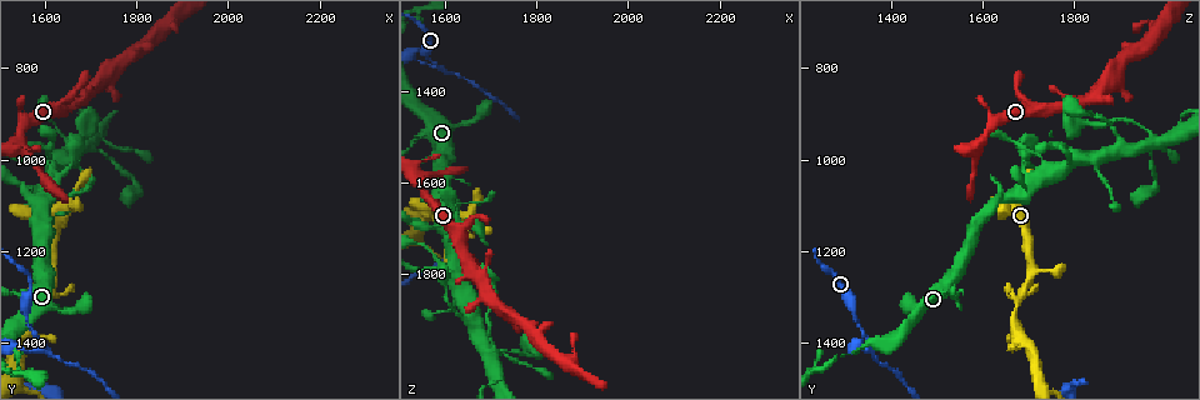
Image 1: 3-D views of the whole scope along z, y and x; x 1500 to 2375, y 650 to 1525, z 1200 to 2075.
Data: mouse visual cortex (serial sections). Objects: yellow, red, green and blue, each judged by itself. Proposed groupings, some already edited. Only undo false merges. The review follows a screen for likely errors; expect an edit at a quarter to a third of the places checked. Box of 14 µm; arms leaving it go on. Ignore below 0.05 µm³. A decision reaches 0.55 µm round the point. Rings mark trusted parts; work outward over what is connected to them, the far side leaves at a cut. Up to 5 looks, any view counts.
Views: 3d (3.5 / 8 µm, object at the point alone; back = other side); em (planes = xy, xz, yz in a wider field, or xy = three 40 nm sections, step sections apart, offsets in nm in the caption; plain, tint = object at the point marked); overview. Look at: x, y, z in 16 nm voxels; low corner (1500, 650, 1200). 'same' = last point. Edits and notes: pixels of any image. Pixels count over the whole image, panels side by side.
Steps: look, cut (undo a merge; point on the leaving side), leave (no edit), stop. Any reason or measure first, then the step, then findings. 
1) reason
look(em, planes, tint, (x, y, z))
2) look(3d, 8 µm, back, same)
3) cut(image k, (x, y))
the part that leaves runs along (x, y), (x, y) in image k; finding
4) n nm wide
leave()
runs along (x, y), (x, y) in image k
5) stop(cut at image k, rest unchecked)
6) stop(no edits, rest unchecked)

abrupt turn
look(em, xy, step 2, tint, (1585, 1405, 1350))

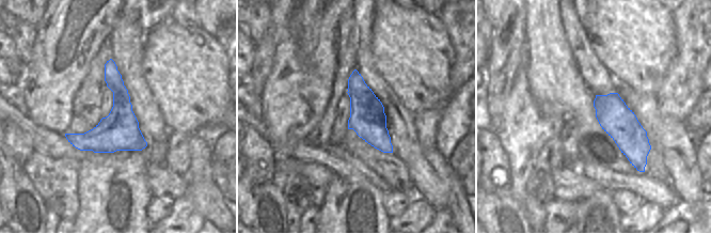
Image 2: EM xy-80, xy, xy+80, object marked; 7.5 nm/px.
look(3d, 3.5 µm, same)

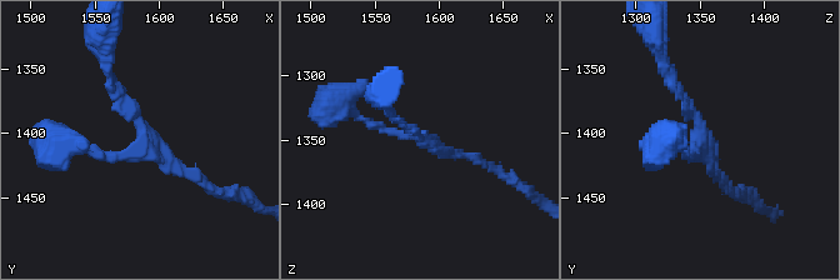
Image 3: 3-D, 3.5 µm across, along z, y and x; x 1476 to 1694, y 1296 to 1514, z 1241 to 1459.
arms of 100, 150, 150 nm
leave()
runs along (109, 74), (144, 139), (105, 158), (75, 143) in image 3; one cell here

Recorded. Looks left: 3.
arms run side by side
look(3d, 3.5 µm, (1620, 995, 1805))

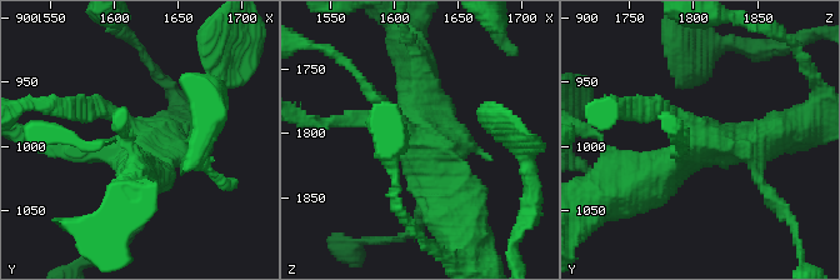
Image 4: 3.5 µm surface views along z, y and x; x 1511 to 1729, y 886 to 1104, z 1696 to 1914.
now the EM
look(em, xy, step 2, tint, (1624, 998, 1804))

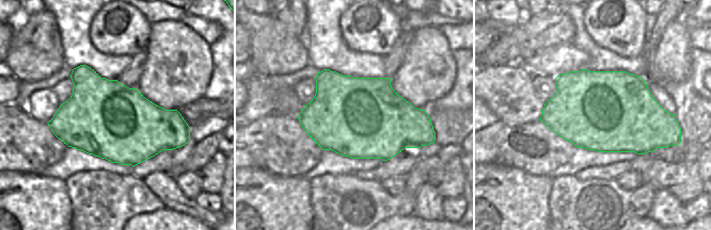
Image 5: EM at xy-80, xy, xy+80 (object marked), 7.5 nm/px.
leave()
runs along (630, 184), (698, 145), (771, 138) in image 4; one cell here

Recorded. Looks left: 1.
stop(no edits, rest unchecked)

